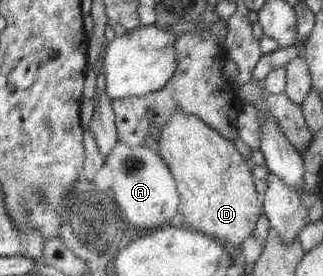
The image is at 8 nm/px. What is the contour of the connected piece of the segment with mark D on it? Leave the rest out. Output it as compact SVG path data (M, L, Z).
M182 112L174 114L159 131L158 151L175 179L180 194L180 213L184 215L182 220L208 237L232 243L234 247L242 249L246 239L253 236L259 217L261 214L264 215L263 198L258 198L255 180L252 178L252 165L244 160L234 147L232 140L220 135L198 116Z

